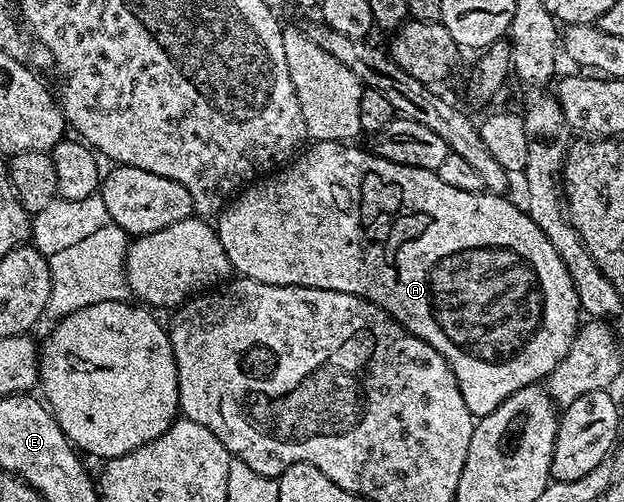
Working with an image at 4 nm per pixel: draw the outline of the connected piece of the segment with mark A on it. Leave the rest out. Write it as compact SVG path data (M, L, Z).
M314 141L312 145L313 150L304 151L305 158L294 157L288 165L278 169L275 174L277 179L273 179L273 176L262 176L248 183L243 192L238 193L224 211L216 215L215 229L219 244L223 244L227 260L240 277L259 280L263 284L323 288L347 292L356 298L368 298L370 302L386 310L419 340L431 344L431 348L435 348L435 352L439 352L439 356L447 360L447 364L455 372L459 392L463 392L463 401L467 403L474 419L495 412L495 408L499 408L499 404L503 404L507 396L519 392L519 388L527 388L530 384L545 380L553 368L564 360L569 343L576 336L583 318L581 301L572 286L573 280L567 264L556 254L555 244L551 244L544 232L529 221L528 213L522 207L520 210L515 203L508 202L508 197L500 194L482 196L478 192L463 192L451 188L451 184L443 184L435 172L427 172L414 166L402 166L398 162L379 158L375 152L369 151L369 158L368 152L358 150L353 146L355 144Z

